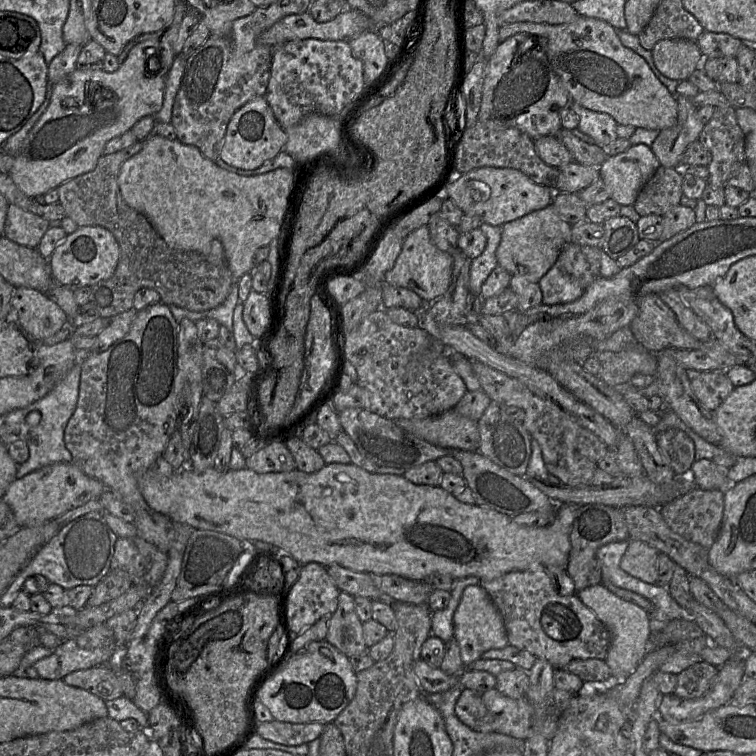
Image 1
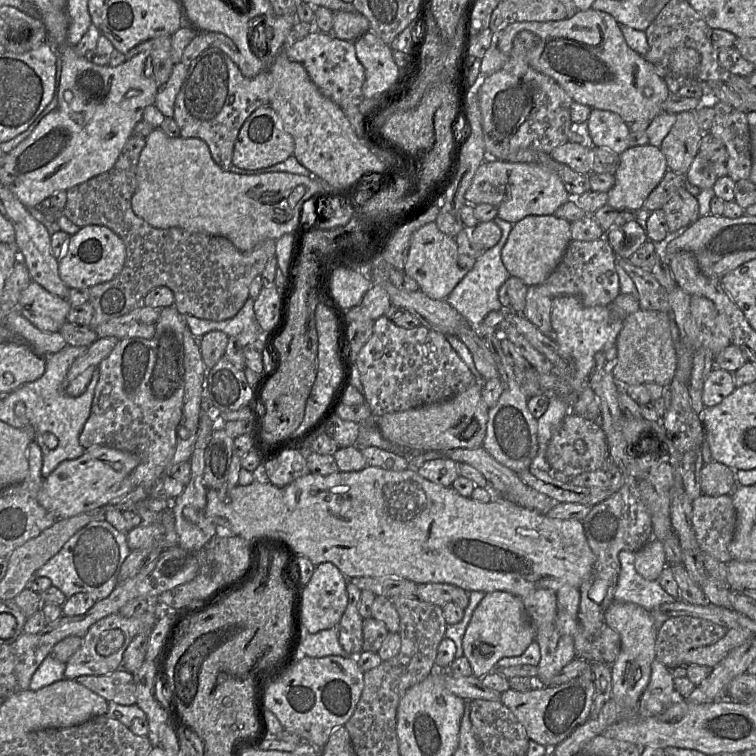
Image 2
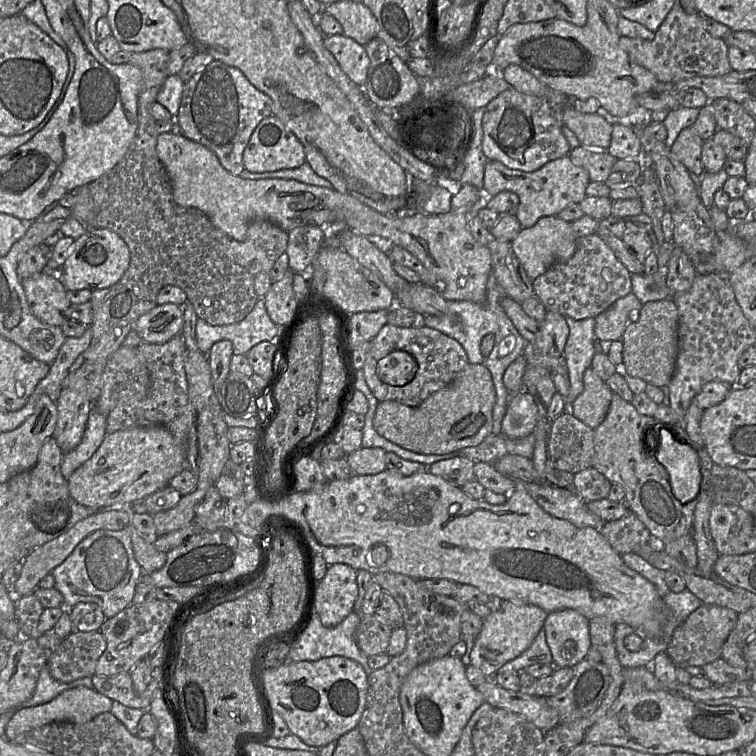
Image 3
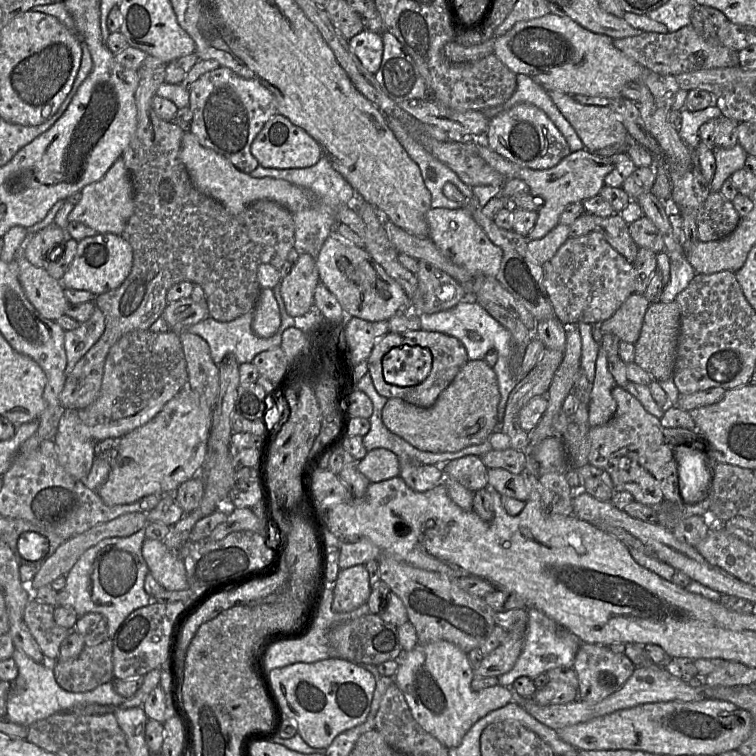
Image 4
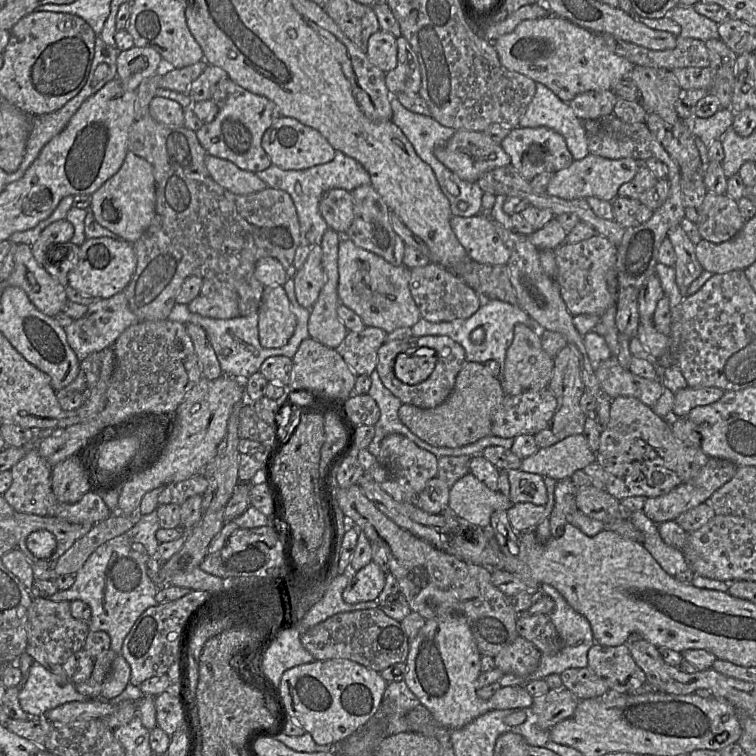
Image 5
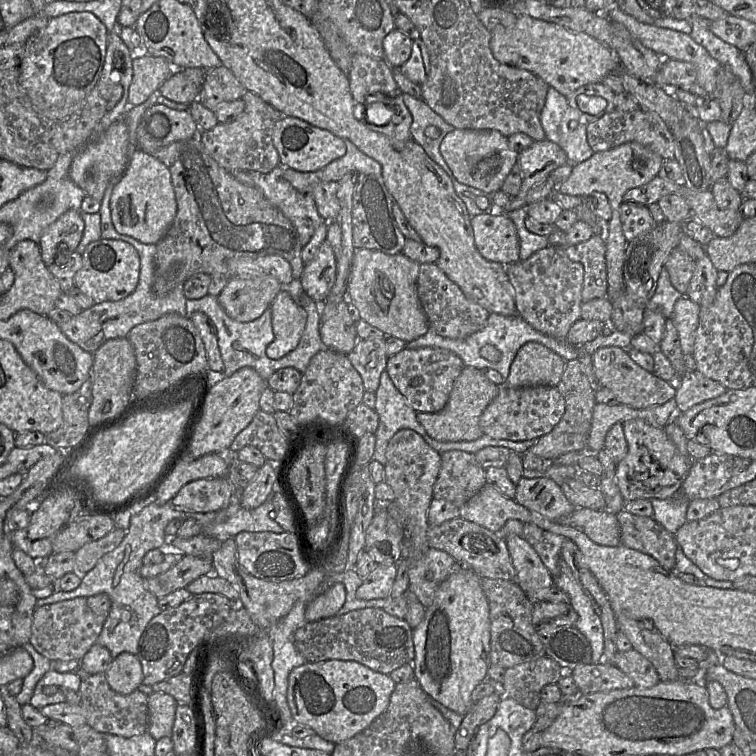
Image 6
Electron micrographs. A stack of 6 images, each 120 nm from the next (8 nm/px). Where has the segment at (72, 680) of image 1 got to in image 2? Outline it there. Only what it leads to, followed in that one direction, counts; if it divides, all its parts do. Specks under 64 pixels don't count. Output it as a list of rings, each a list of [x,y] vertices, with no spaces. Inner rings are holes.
[[[124,668],[107,675],[83,675],[75,680],[108,702],[113,701],[121,705],[136,704],[137,694],[133,674]]]

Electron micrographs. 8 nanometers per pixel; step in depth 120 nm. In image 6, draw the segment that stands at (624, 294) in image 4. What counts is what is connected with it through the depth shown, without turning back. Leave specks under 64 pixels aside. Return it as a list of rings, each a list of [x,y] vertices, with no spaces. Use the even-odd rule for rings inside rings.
[[[594,233],[587,241],[563,247],[567,257],[579,262],[584,267],[582,286],[583,303],[593,299],[606,297],[606,242],[599,233]]]

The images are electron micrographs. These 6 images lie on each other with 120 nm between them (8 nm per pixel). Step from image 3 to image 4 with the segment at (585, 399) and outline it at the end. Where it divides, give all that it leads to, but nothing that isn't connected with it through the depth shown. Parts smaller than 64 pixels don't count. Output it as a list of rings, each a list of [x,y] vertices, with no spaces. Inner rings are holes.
[[[600,349],[588,404],[588,426],[590,428],[605,424],[614,415],[616,411],[616,402],[613,398],[615,384],[615,380],[609,371],[607,354],[604,349]]]

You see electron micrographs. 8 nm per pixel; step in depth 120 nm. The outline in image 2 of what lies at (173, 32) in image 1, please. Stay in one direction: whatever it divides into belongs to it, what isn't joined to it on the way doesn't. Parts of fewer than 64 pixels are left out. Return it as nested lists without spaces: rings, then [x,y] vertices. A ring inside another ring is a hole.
[[[160,36],[140,43],[125,54],[126,61],[142,52],[150,53],[153,76],[157,85],[161,88],[169,80],[175,65],[172,61],[171,36]]]

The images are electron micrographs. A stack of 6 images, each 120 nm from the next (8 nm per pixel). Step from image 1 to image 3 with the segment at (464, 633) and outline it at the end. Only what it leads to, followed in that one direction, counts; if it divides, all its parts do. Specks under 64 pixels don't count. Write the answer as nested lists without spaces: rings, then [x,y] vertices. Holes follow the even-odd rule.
[[[502,601],[490,615],[483,619],[482,628],[470,651],[470,663],[485,676],[493,677],[500,667],[519,657],[530,647],[543,628],[546,616],[547,613],[537,606]]]

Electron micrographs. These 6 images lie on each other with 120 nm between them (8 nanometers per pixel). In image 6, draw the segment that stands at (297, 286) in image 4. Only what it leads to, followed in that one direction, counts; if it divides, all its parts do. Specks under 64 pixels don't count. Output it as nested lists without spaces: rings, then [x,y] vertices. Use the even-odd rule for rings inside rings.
[[[326,240],[314,258],[305,264],[300,278],[304,292],[316,303],[323,303],[336,282],[337,258]]]

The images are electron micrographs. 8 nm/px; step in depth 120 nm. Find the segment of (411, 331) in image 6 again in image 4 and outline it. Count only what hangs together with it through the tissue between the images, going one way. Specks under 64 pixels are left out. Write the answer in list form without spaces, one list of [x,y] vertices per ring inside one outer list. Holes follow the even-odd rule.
[[[332,233],[324,242],[316,265],[320,282],[336,297],[348,317],[366,321],[388,321],[398,313],[413,311],[401,285],[391,278],[362,247]]]

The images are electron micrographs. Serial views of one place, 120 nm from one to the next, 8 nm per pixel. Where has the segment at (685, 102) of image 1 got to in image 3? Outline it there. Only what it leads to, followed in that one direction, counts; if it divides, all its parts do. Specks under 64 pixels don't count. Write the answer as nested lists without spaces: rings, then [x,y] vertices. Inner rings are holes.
[[[692,125],[681,130],[674,143],[670,146],[670,150],[690,173],[701,175],[705,172],[701,161],[703,143],[704,140]]]

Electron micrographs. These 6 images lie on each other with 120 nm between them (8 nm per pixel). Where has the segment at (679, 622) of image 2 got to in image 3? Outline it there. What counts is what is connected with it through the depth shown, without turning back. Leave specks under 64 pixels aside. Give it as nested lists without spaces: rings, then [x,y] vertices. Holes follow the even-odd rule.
[[[703,604],[699,609],[689,614],[674,630],[665,649],[677,667],[703,667],[721,657],[722,647],[730,631],[737,623],[738,613],[732,609]]]

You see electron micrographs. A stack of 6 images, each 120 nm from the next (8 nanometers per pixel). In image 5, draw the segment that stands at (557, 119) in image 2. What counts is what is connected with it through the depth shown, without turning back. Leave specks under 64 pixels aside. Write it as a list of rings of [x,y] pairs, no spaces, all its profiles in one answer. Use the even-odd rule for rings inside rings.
[[[516,127],[500,143],[503,150],[510,156],[511,165],[527,181],[542,173],[555,173],[572,164],[574,161],[565,139],[547,127]]]

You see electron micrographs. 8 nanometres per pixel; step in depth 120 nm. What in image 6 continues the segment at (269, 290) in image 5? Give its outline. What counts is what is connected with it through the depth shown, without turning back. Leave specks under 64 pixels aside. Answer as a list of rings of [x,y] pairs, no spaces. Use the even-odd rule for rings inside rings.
[[[281,290],[270,305],[274,340],[267,346],[269,358],[279,359],[293,351],[303,334],[307,312],[290,294]]]

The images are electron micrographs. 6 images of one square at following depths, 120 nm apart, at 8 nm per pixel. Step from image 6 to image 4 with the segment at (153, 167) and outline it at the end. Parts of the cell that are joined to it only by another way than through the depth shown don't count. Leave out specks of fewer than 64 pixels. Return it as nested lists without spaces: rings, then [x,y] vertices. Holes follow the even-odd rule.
[[[119,158],[99,181],[88,184],[81,190],[81,199],[68,215],[69,222],[81,222],[98,233],[122,235],[127,221],[134,212],[134,189],[129,171]]]

